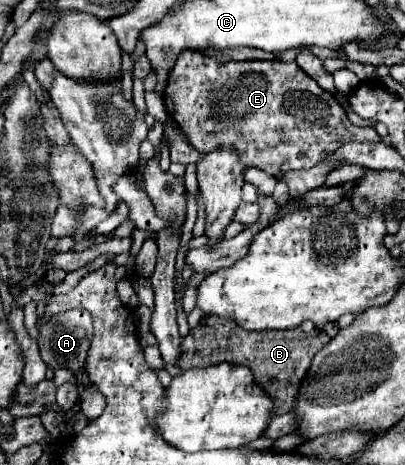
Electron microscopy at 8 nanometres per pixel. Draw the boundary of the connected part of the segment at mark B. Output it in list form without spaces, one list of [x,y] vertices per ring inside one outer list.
[[[204,316],[196,328],[190,328],[190,334],[182,340],[182,358],[178,362],[180,368],[196,368],[196,366],[212,366],[220,362],[248,366],[254,372],[254,378],[262,384],[266,394],[274,400],[274,414],[286,414],[296,406],[298,386],[304,380],[312,358],[330,342],[324,330],[302,332],[300,328],[292,330],[262,330],[250,332],[242,330],[234,320]]]

